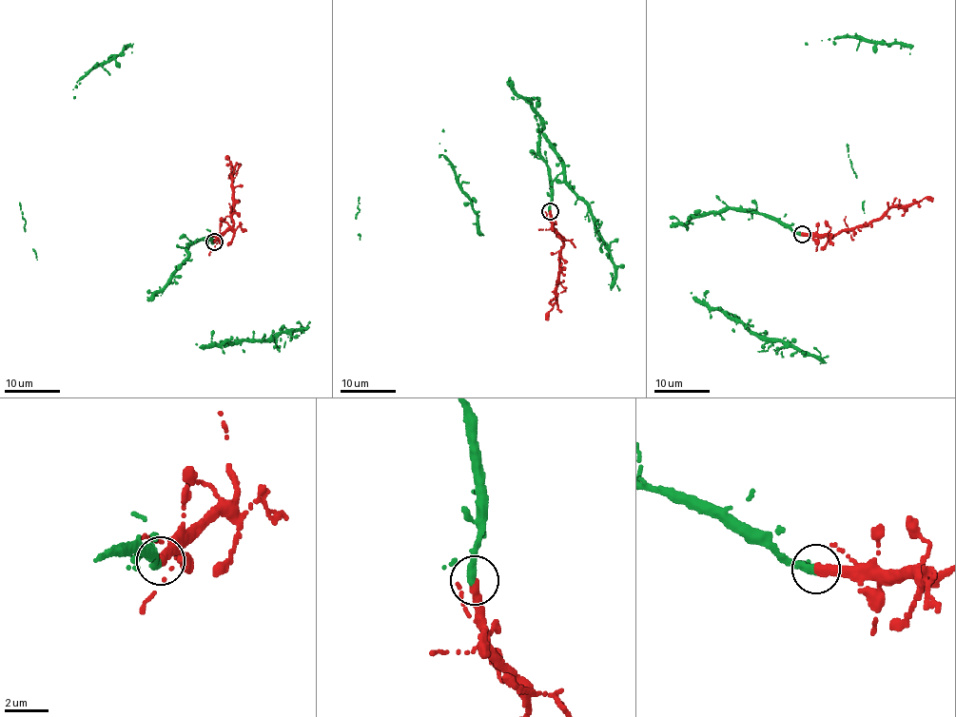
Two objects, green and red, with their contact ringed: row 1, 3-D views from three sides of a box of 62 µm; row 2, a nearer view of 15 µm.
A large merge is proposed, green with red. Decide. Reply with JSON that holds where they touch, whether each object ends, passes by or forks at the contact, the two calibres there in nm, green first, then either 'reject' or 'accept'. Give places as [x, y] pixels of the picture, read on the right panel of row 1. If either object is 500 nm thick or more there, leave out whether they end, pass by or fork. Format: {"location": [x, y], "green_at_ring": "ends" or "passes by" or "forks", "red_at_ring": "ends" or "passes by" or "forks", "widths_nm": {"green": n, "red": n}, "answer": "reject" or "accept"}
{"location": [802, 234], "green_at_ring": "passes by", "red_at_ring": "ends", "widths_nm": {"green": 280, "red": 400}, "answer": "accept"}

